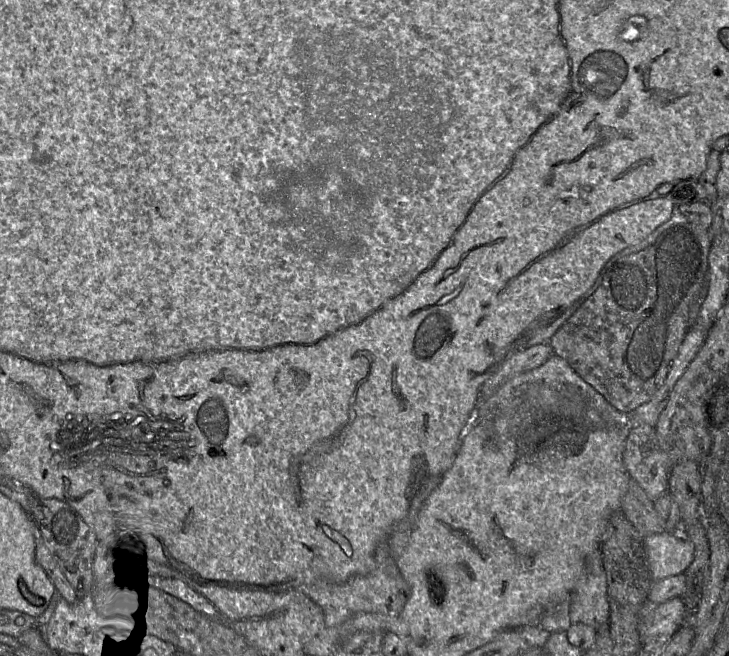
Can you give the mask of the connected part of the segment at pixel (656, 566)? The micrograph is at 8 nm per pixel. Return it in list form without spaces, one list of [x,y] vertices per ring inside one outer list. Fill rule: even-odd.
[[[684,529],[648,535],[644,547],[652,582],[683,573],[695,555]]]

